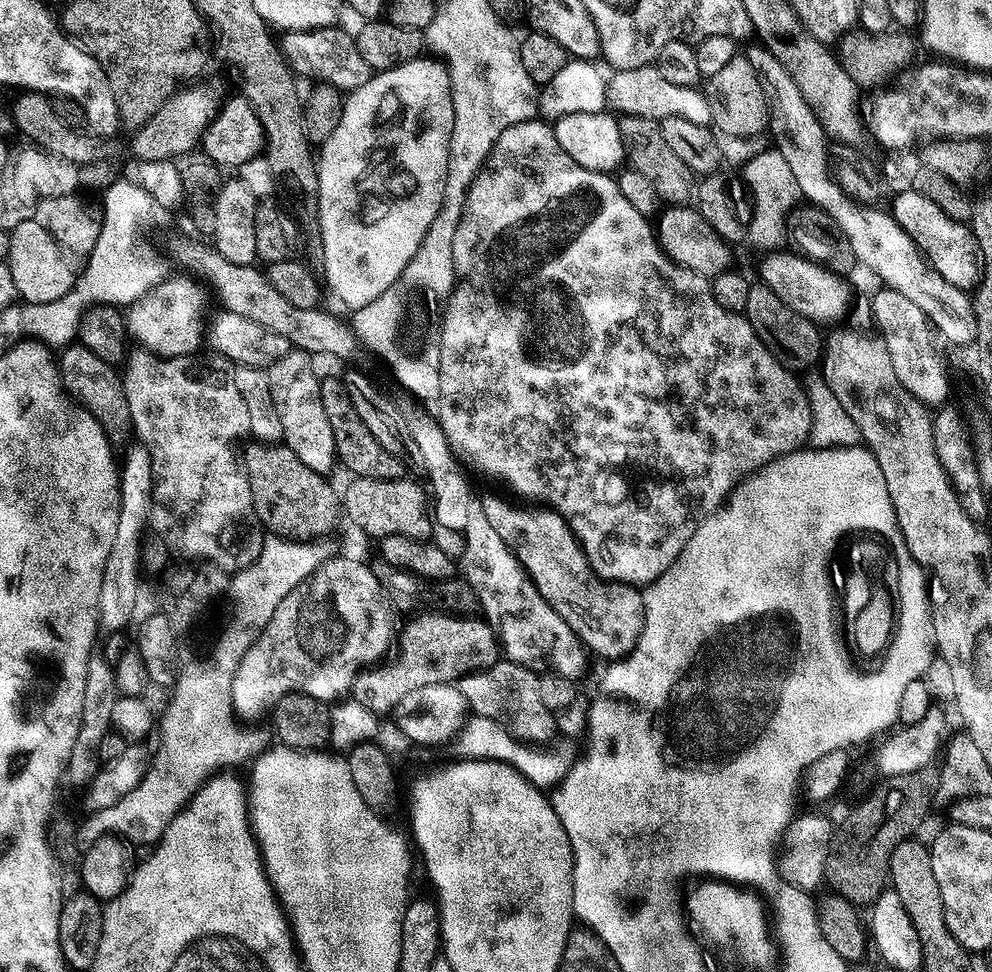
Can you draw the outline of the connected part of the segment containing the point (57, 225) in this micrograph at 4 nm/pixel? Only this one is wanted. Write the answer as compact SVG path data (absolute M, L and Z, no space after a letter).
M79 195L63 196L50 199L35 211L34 216L11 231L11 246L9 248L8 265L11 277L14 278L17 295L30 304L45 304L56 301L76 284L83 268L88 263L90 253L100 233L100 219L94 214L90 205L86 204Z

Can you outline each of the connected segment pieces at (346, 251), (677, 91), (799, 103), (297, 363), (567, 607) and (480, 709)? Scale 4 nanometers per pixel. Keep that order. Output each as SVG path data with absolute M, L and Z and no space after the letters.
M415 58L415 59L408 59L408 60L406 60L406 61L403 61L403 62L400 62L400 63L397 63L397 64L396 64L396 65L395 65L395 66L397 66L397 68L388 68L388 69L386 69L386 70L385 70L385 72L379 72L379 71L377 71L377 72L376 72L376 73L375 73L375 74L374 74L374 75L373 75L373 76L372 76L372 77L370 77L370 78L369 78L369 79L368 79L368 80L367 80L367 81L366 81L366 83L365 83L365 84L363 84L363 85L362 85L362 86L358 86L358 87L357 87L357 88L353 88L353 89L351 89L351 91L349 91L349 92L348 92L348 93L347 93L347 95L345 95L345 96L344 96L344 109L343 109L343 110L342 110L342 118L338 118L338 126L334 126L334 134L330 134L330 138L328 138L328 139L327 139L327 140L326 140L326 142L325 142L325 143L324 143L324 144L323 144L323 145L321 145L321 146L320 146L320 147L319 147L319 150L318 150L318 163L317 163L317 166L316 166L316 173L317 173L317 174L318 174L318 194L319 194L319 195L320 195L320 201L319 201L319 202L318 202L318 206L317 206L317 207L316 207L316 212L317 212L317 213L318 213L318 217L319 217L319 216L320 216L320 244L321 244L321 246L322 246L322 247L324 247L324 276L325 276L325 277L324 277L324 276L323 276L323 279L324 279L324 280L325 280L325 281L326 281L326 284L327 284L327 280L326 280L326 279L328 279L328 284L329 284L329 286L330 286L330 287L332 287L332 292L333 292L333 294L334 294L334 295L336 295L336 296L337 296L337 298L338 298L338 299L340 299L340 300L341 300L341 302L342 302L342 303L344 303L344 304L349 304L349 306L350 306L350 307L349 307L349 309L352 309L352 310L355 310L355 309L357 309L357 308L361 308L361 307L362 307L362 306L366 306L366 305L367 305L367 304L369 304L369 303L370 303L370 302L374 302L374 298L378 298L378 297L379 297L379 296L380 296L380 295L382 295L382 293L383 293L383 292L384 292L384 291L385 291L385 290L387 290L387 288L388 288L388 287L389 287L389 286L390 286L390 285L391 285L391 284L393 284L393 283L394 283L394 281L395 281L395 280L397 280L397 278L398 278L398 277L399 277L399 276L400 276L400 275L401 275L401 274L402 274L402 270L406 270L406 266L407 266L407 265L408 265L408 263L409 263L409 262L410 262L410 258L414 258L414 254L415 254L415 253L416 253L416 251L417 251L417 250L418 250L418 246L422 246L422 238L426 238L426 230L430 230L430 222L434 222L434 218L435 218L435 217L436 217L436 215L437 215L437 214L438 214L438 210L439 210L439 209L440 209L440 207L441 207L441 206L442 206L442 202L443 202L443 201L444 201L444 186L445 186L445 184L447 184L447 182L448 182L448 154L449 154L449 151L448 151L448 147L449 147L449 146L450 146L450 142L451 142L451 141L452 141L452 127L453 127L453 126L454 126L454 106L453 106L453 105L452 105L452 87L451 87L451 86L450 86L450 78L449 78L449 77L448 77L448 69L447 69L447 67L445 67L445 65L444 65L444 64L443 64L443 63L441 63L441 61L440 61L440 60L439 60L439 59L436 59L436 58L431 58L431 59L432 59L432 60L422 60L422 59L423 59L423 58Z
M655 66L613 71L610 76L610 104L617 113L626 116L641 116L657 122L677 116L689 122L707 126L712 124L710 102L704 97L703 91L699 87L674 86L674 82L658 74Z
M752 42L748 46L748 49L743 49L742 55L748 59L750 66L754 66L754 70L758 70L770 101L771 143L790 166L799 195L804 200L808 199L805 201L809 205L826 210L826 214L830 214L830 218L834 218L834 222L842 226L846 238L850 238L850 246L854 246L857 261L861 265L865 264L880 279L881 285L898 290L898 294L906 294L910 302L916 303L918 310L926 314L926 318L943 339L945 336L952 344L964 344L967 340L969 343L974 336L973 321L968 316L954 314L954 310L950 310L950 306L946 306L942 298L934 298L933 292L924 288L924 279L930 275L929 269L917 259L917 249L904 235L899 224L887 211L867 212L869 209L863 203L856 203L848 197L832 176L828 158L830 140L824 137L825 125L820 123L806 98L802 98L798 82L790 78L790 70L786 70L786 66L778 62L778 58L774 58L774 54L770 54L770 50L763 44Z
M293 350L286 354L286 358L278 358L278 362L271 364L266 371L270 394L274 394L274 406L278 406L278 418L282 418L283 443L294 450L294 454L298 454L302 466L310 466L310 470L327 477L328 471L338 464L338 457L334 430L330 430L328 408L320 393L320 380L316 377L312 360L309 353Z
M504 494L495 501L480 502L480 508L490 520L490 525L494 526L495 533L513 553L538 594L565 620L584 648L589 653L597 652L598 655L605 656L605 661L608 662L627 656L636 645L644 625L643 595L631 584L619 584L617 580L603 580L590 566L584 549L580 547L580 541L568 528L563 516L559 516L547 506L528 507L532 508L511 504L508 496Z
M504 658L481 668L479 672L465 672L458 681L458 687L475 715L500 723L520 741L548 742L557 735L555 715L546 702L542 702L540 676L531 667L513 664Z

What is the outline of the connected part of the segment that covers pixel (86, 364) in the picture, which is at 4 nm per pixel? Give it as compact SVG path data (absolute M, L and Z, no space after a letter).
M73 342L63 349L58 356L60 380L69 396L75 398L87 412L94 414L94 418L104 428L104 433L113 441L119 442L124 435L129 435L132 426L130 402L126 402L126 390L119 372L113 365L107 364L94 350L85 344Z

